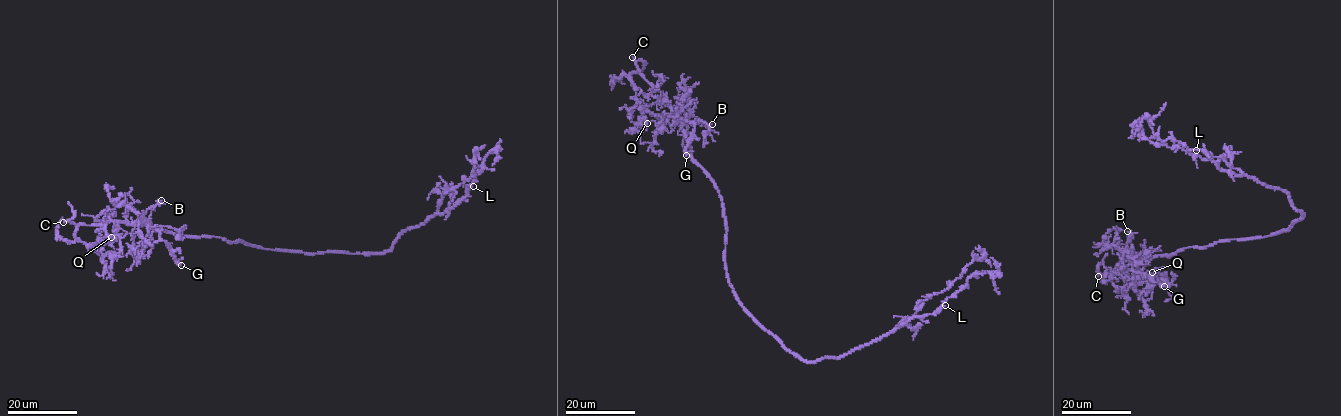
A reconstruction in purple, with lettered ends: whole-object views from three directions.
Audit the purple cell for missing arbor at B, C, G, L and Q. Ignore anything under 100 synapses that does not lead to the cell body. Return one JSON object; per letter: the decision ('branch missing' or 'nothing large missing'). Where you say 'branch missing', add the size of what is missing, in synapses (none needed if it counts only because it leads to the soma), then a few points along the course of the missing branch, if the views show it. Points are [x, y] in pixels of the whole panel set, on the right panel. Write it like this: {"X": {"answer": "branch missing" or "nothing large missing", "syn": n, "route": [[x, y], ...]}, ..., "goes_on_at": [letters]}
{"B": {"answer": "nothing large missing"}, "C": {"answer": "branch missing"}, "G": {"answer": "nothing large missing"}, "L": {"answer": "nothing large missing"}, "Q": {"answer": "nothing large missing"}, "goes_on_at": ["C"]}

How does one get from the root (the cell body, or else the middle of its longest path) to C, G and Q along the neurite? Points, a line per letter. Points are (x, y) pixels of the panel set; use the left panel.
C: (272, 249), (211, 236), (176, 235), (141, 224), (63, 222)
G: (272, 249), (211, 236), (176, 235), (138, 224), (139, 220), (161, 228), (160, 238), (169, 244), (181, 265)
Q: (272, 249), (113, 222), (81, 224), (75, 235), (94, 245), (108, 244), (111, 237)

